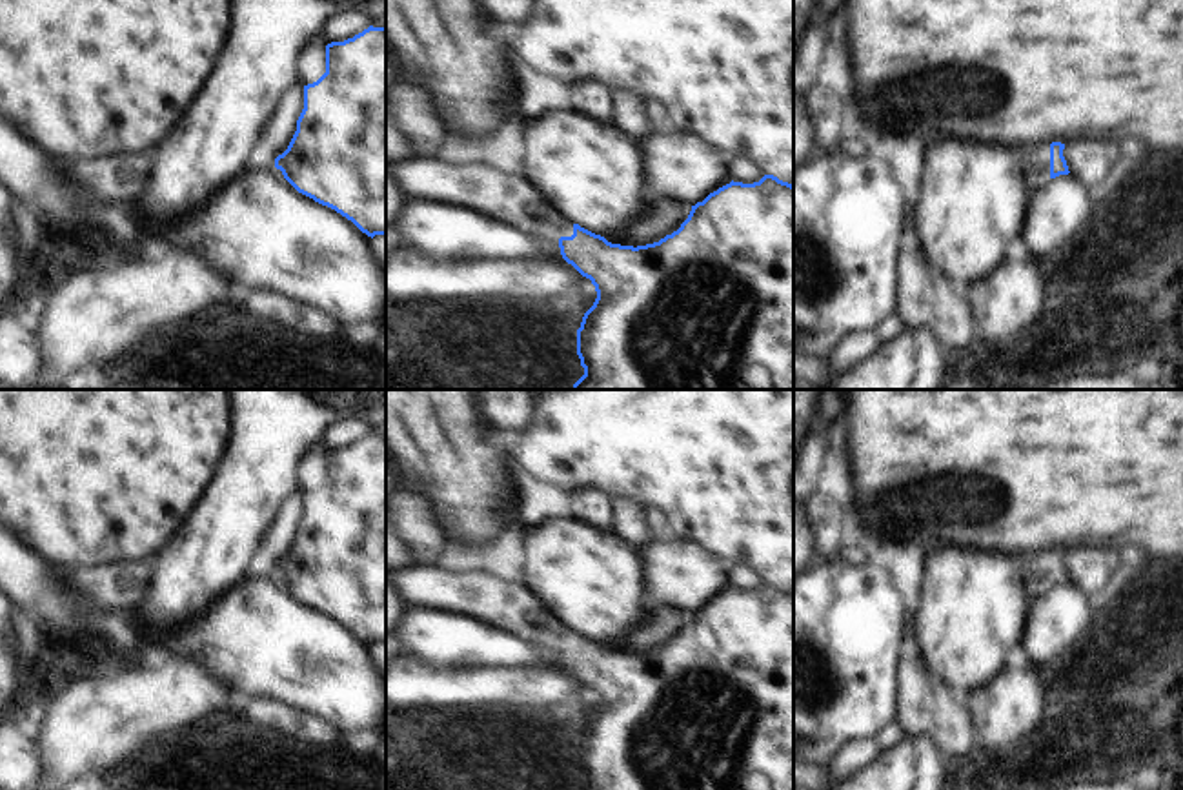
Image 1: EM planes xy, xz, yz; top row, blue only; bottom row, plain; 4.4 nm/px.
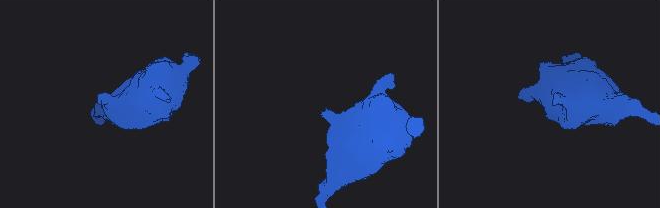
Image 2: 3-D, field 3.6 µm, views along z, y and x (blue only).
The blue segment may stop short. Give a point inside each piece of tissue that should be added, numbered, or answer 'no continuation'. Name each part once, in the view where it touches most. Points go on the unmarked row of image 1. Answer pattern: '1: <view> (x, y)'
1: yz (1034, 568)

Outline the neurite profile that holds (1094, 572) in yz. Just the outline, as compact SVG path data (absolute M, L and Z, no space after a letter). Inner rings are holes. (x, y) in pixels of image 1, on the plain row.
M1070 548L1065 550L1063 564L1070 582L1099 603L1127 570L1128 553L1110 548Z

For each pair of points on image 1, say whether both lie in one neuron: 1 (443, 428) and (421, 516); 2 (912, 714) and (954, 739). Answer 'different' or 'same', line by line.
1: different
2: same

